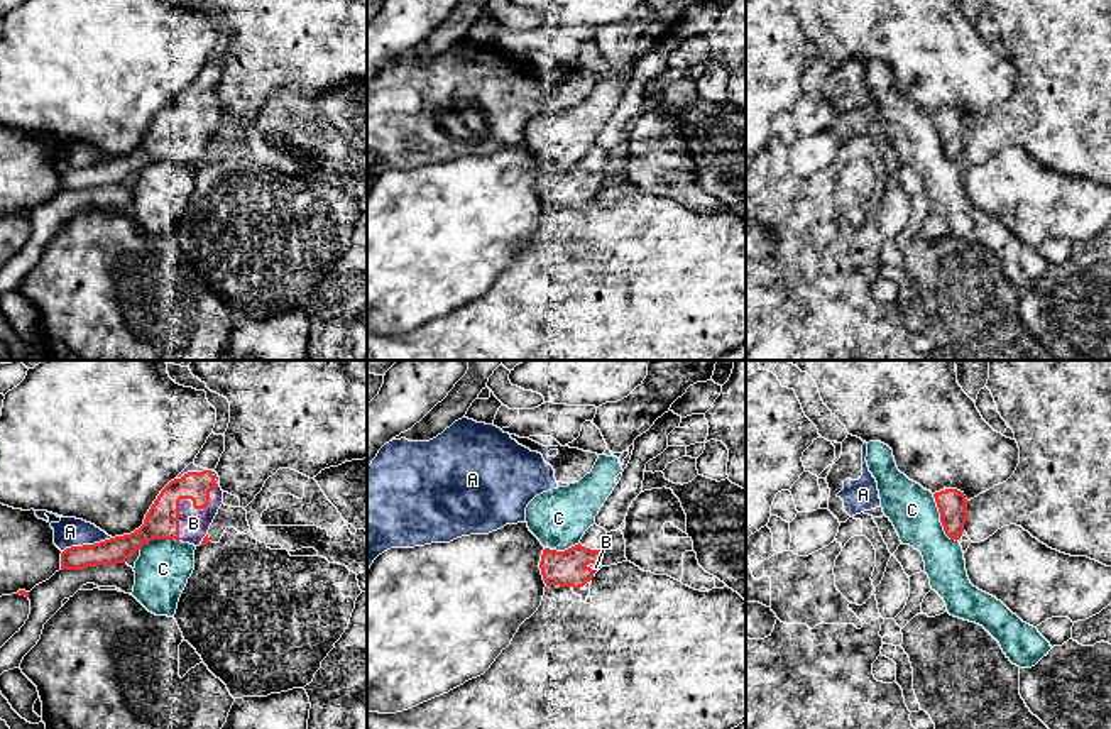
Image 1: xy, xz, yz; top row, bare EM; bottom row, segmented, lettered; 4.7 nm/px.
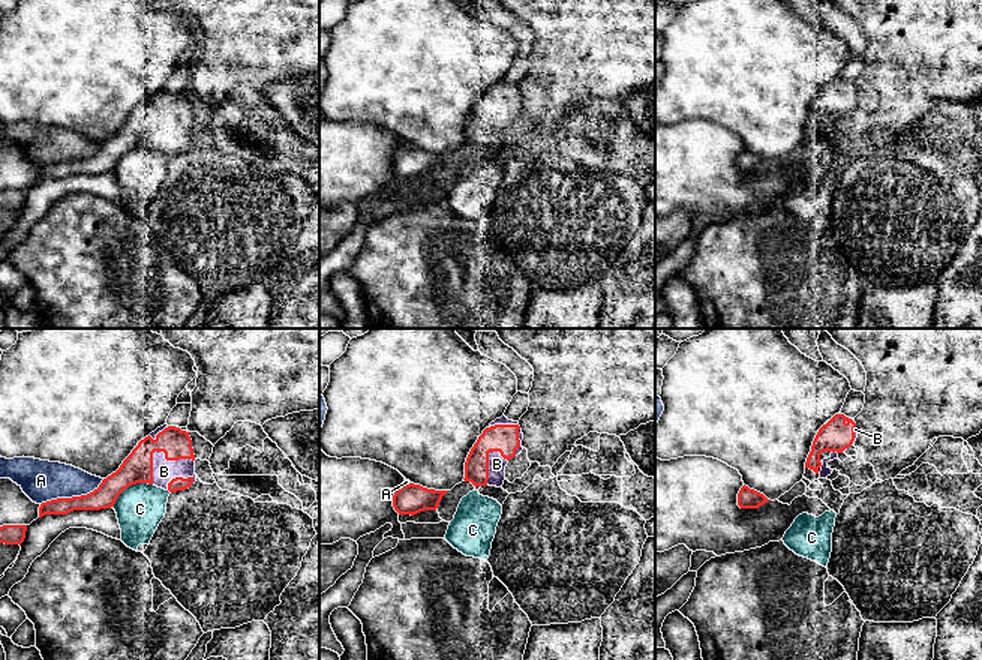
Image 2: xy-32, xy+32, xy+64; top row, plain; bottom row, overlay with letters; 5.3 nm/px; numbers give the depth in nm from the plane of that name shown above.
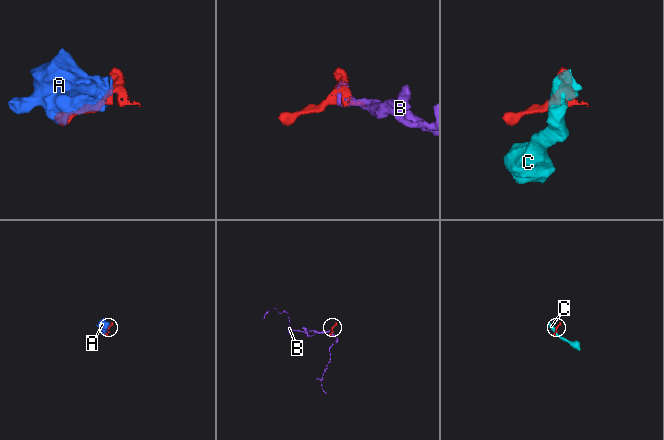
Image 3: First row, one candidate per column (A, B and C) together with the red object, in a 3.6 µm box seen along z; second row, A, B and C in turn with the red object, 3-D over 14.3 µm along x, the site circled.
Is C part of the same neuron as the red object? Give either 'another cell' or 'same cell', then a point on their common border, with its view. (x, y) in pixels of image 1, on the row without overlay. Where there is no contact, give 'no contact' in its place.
another cell; meets red in yz at (941, 141)

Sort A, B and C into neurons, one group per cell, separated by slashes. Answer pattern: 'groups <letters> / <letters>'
groups A / B / C

